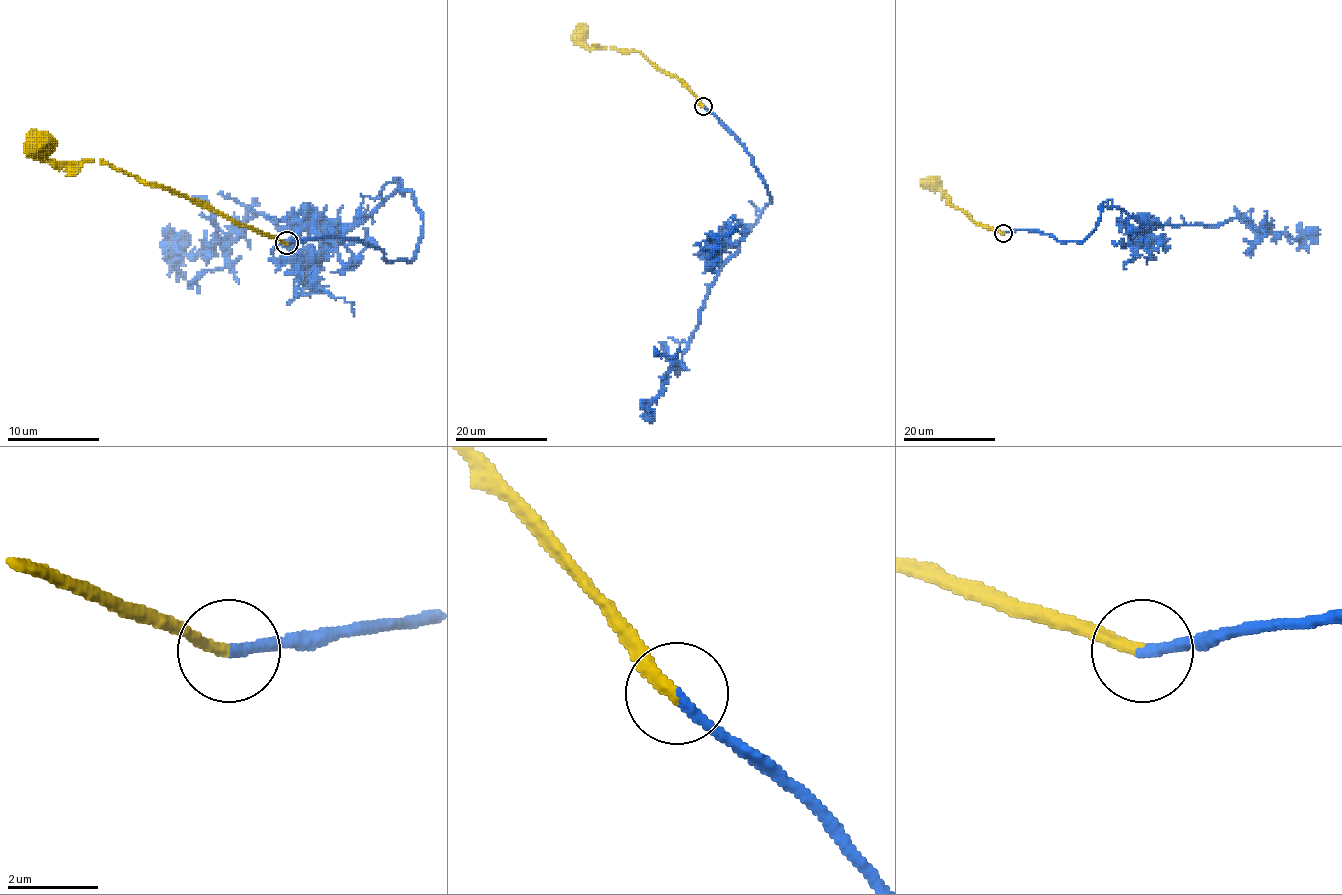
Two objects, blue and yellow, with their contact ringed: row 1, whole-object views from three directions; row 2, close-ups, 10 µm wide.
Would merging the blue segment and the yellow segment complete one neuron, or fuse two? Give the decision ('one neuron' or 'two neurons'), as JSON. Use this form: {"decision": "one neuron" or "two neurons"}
{"decision": "one neuron"}

